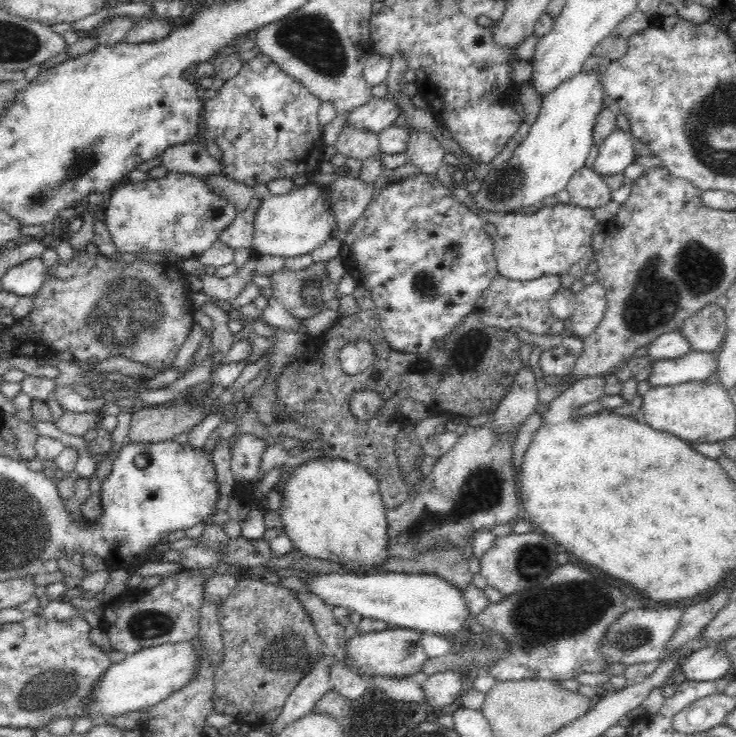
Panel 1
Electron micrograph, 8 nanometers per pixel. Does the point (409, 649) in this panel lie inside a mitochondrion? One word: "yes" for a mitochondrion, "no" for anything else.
yes

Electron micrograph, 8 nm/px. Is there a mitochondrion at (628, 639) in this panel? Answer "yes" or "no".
yes

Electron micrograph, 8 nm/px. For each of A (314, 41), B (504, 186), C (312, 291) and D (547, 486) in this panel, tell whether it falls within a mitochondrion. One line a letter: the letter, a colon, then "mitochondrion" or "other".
A: mitochondrion
B: mitochondrion
C: mitochondrion
D: other

